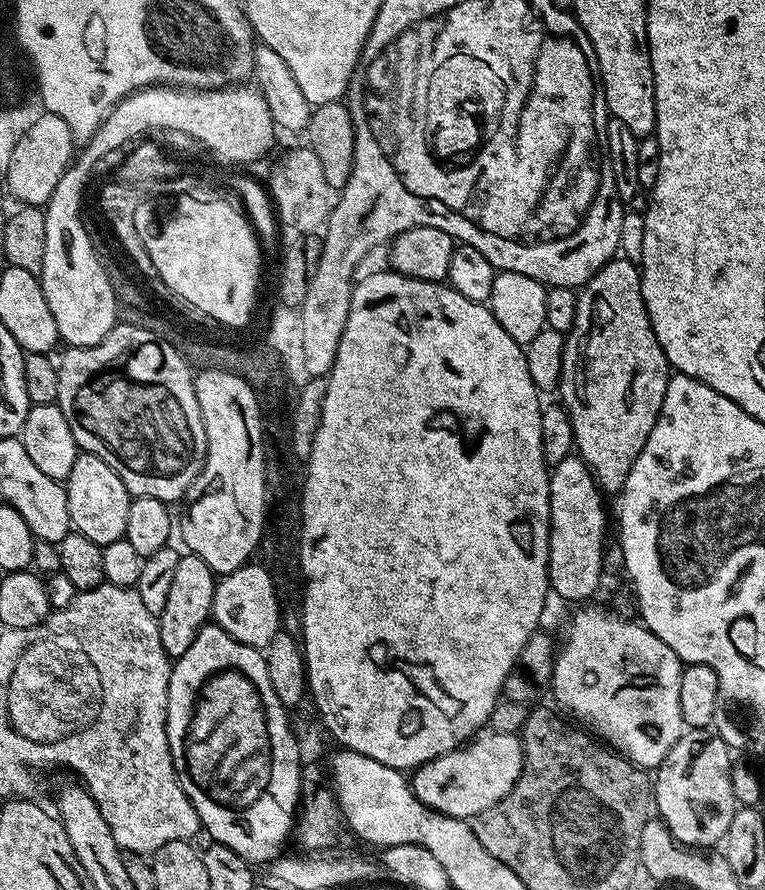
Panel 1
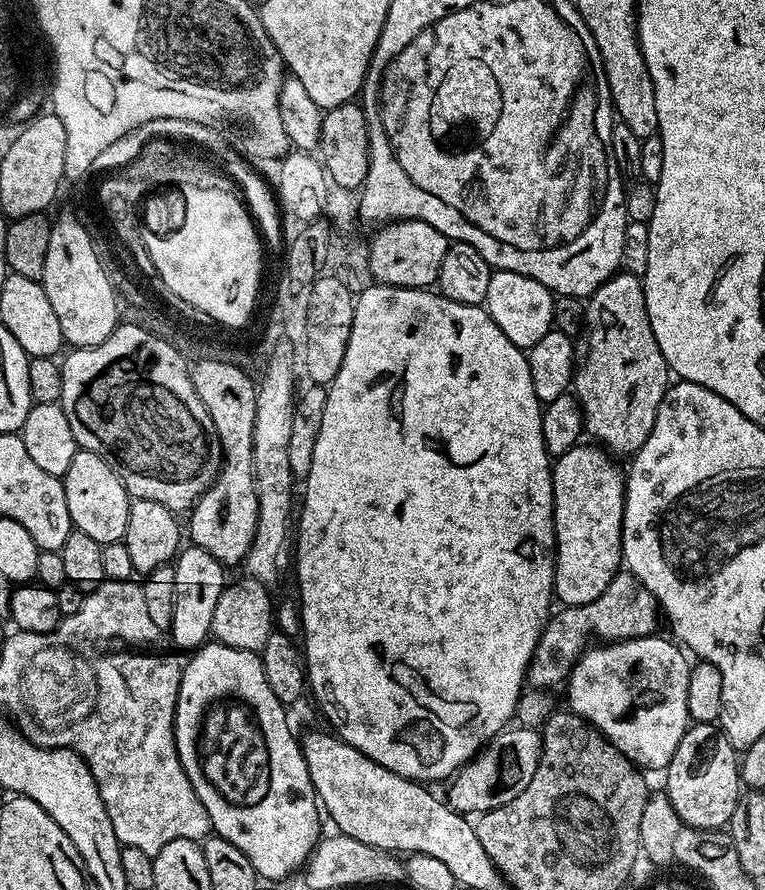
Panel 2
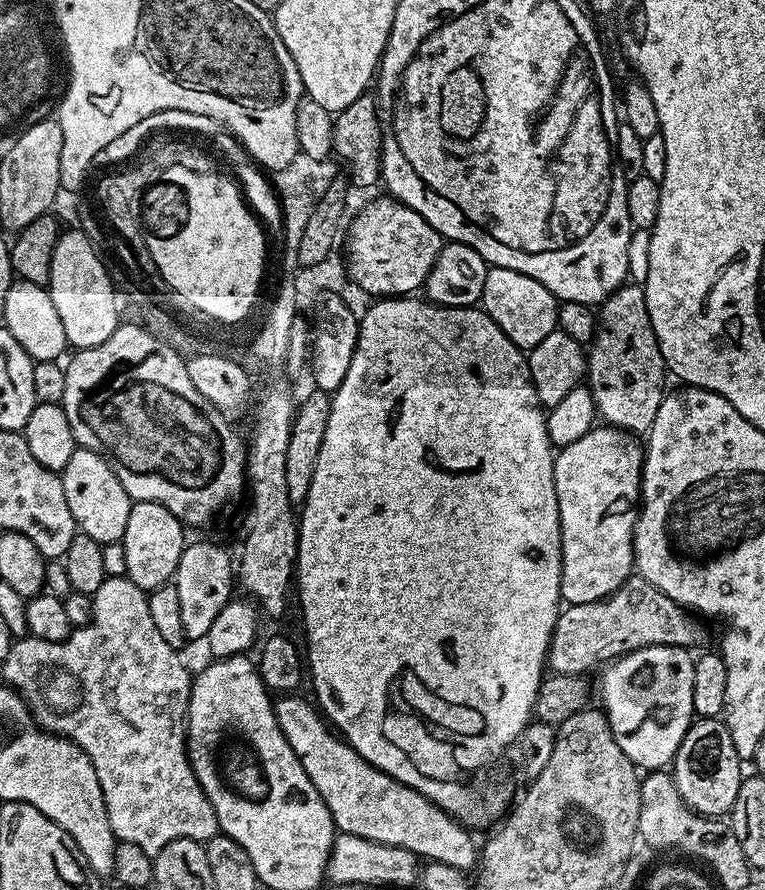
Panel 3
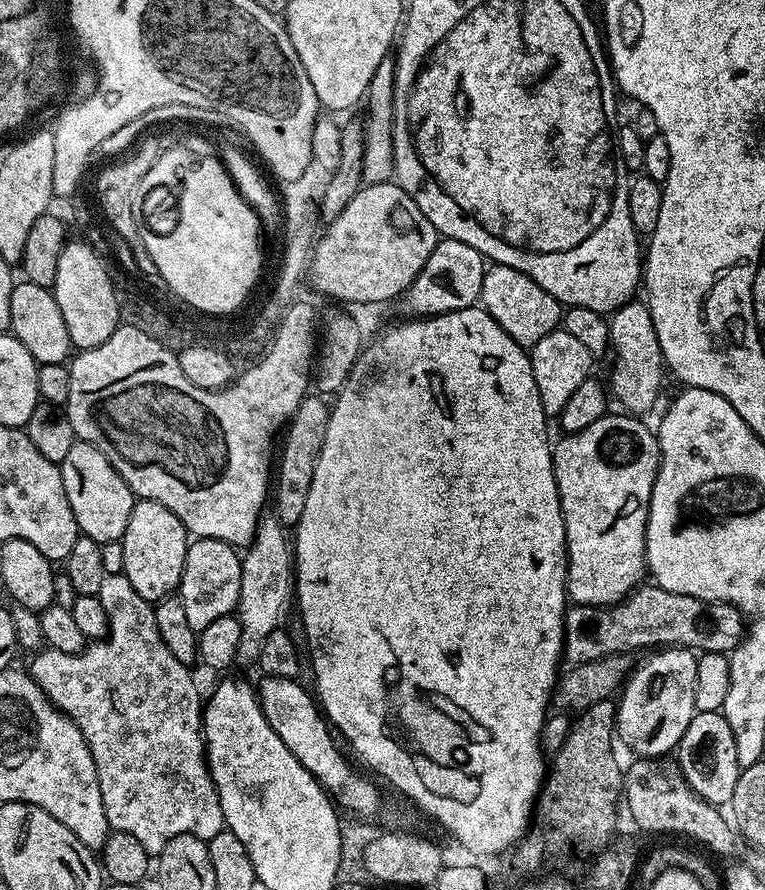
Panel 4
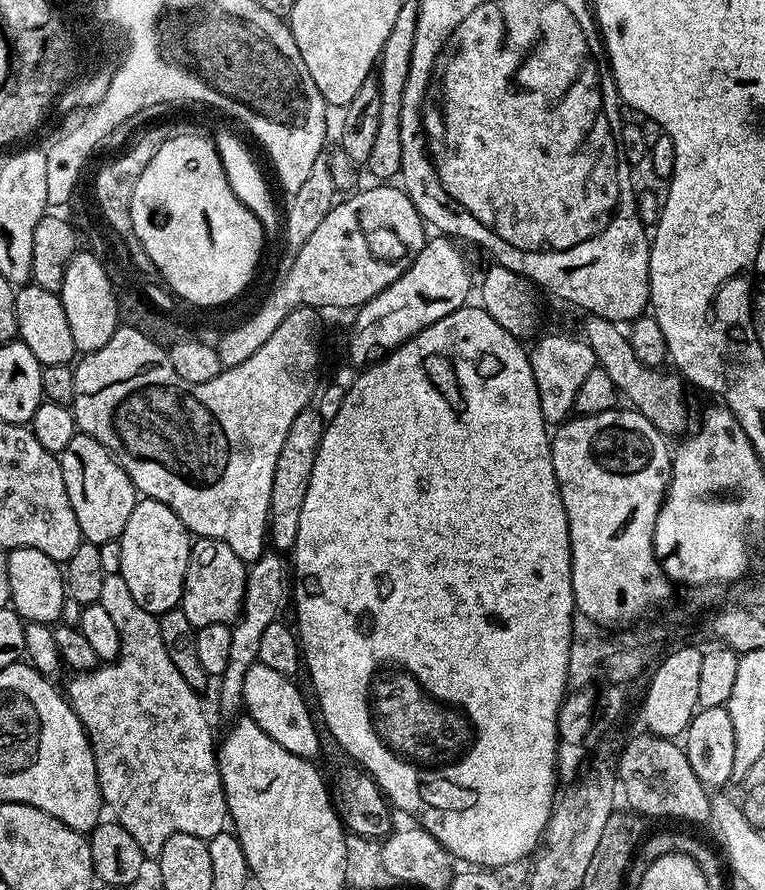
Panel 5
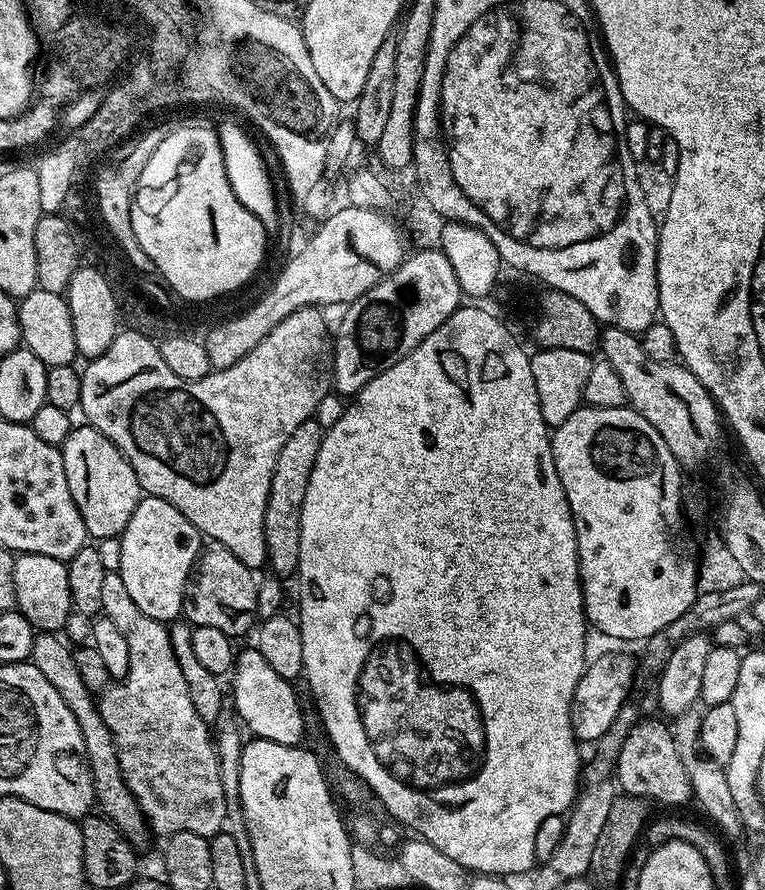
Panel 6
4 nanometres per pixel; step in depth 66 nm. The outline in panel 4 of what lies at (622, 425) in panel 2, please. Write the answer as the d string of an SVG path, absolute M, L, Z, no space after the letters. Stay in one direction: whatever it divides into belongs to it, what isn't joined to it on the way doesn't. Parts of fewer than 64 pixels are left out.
M633 298L628 303L617 308L611 313L608 320L608 339L610 341L610 352L612 356L612 384L610 380L610 392L621 404L623 411L628 414L644 414L656 404L660 396L660 379L666 376L666 365L662 346L658 346L658 334L654 330L654 318L650 318L650 310L643 299Z

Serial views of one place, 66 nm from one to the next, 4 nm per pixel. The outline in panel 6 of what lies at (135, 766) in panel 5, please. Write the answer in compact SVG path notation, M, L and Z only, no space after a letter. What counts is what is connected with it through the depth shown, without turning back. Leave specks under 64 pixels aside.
M108 572L102 585L103 615L112 619L125 635L130 650L129 674L122 682L107 689L108 700L100 700L98 707L102 722L112 735L122 778L138 802L151 831L167 838L179 832L213 837L225 827L226 798L219 777L219 758L210 725L198 714L186 690L186 678L178 667L178 658L170 646L168 629L161 621L150 618L134 606L134 598L126 590L119 572Z

